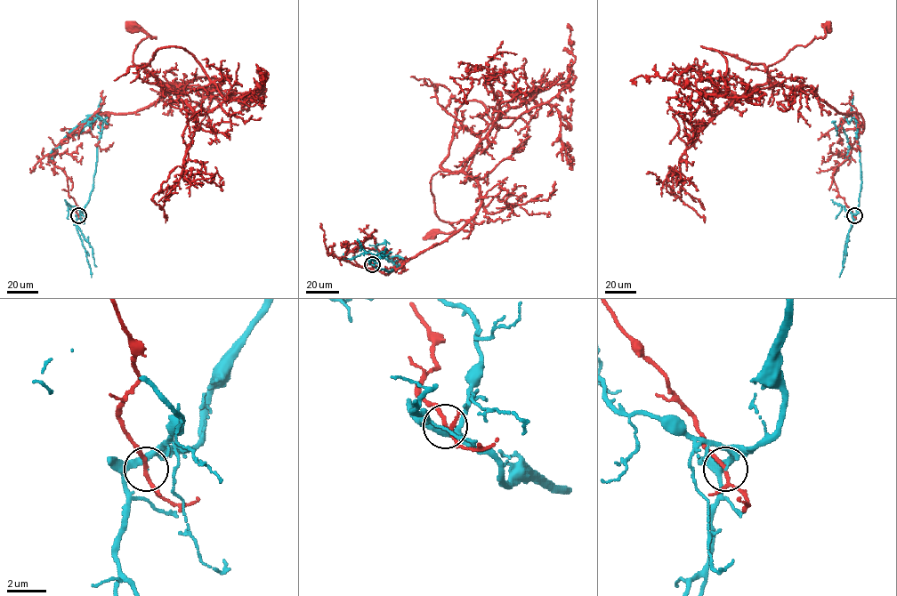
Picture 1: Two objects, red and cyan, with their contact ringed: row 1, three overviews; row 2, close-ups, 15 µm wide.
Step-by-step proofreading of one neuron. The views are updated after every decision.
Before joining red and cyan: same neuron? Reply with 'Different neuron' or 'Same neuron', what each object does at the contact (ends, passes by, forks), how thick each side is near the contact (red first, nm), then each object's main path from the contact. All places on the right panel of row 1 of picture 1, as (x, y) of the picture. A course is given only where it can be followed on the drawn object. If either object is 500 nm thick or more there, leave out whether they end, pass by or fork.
Different neuron. At the ring red forks. At the ring cyan passes by. Thickness 140 nm (red) against 260 nm. Course of red: (854, 215), (832, 175), (863, 117), (769, 82), (767, 67), (823, 37), (827, 25). Course of cyan: (854, 215), (859, 211), (861, 183), (858, 125), (851, 114), (845, 116), (840, 124), (850, 148), (844, 158)

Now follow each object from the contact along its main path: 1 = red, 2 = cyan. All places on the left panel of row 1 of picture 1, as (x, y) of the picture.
1: (77, 215), (53, 149), (98, 114), (132, 114), (180, 88), (134, 64), (136, 46), (156, 37), (133, 25)
2: (77, 215), (92, 189), (101, 132), (97, 114), (66, 136), (52, 150), (52, 158)

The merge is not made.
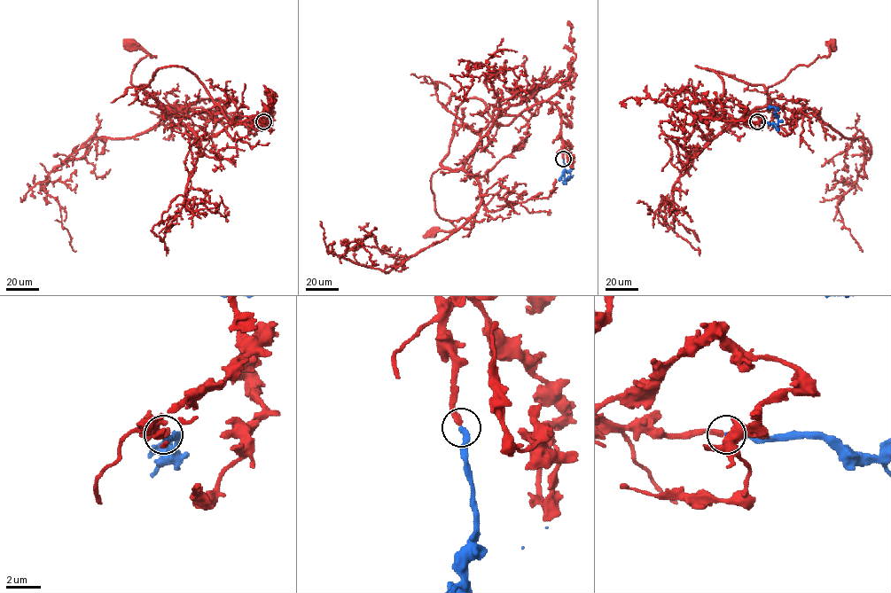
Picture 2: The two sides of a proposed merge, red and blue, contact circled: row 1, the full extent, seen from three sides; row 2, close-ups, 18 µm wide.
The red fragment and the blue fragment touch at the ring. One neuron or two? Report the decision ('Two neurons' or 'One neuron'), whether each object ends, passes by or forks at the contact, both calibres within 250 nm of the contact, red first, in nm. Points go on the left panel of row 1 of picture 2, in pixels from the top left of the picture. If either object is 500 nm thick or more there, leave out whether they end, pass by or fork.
One neuron. At the ring red ends. At the ring blue ends. Thickness 300 nm (red) against 320 nm

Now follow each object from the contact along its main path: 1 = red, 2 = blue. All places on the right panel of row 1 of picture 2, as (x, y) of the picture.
1: (757, 121), (699, 120), (714, 105), (738, 120), (762, 108), (767, 88), (827, 56), (831, 43)
2: (757, 121), (777, 124), (775, 108), (767, 107)

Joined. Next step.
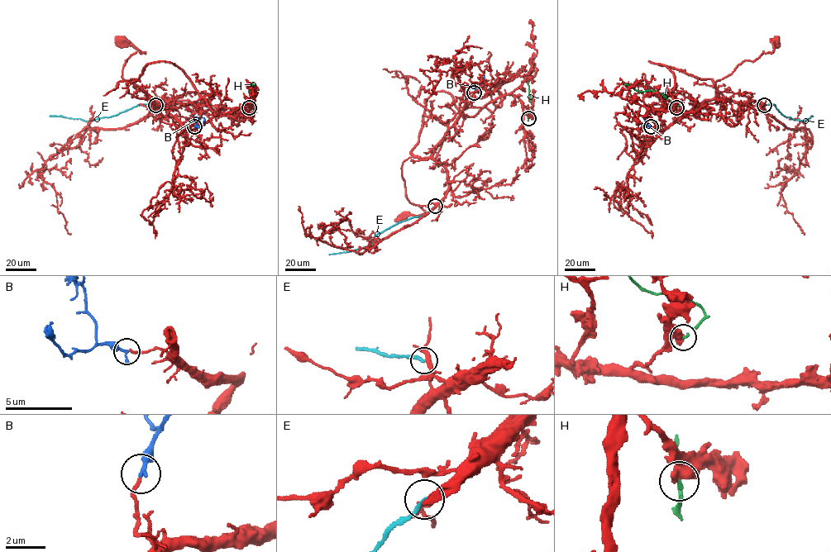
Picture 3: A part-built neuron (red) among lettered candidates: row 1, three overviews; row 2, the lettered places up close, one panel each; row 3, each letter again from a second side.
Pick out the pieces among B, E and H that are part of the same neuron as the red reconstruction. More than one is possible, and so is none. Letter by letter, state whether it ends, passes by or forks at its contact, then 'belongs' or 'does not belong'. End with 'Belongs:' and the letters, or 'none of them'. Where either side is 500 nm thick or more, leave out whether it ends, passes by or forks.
B: it ends | belongs
E: it ends | does not belong
H: does not belong
Belongs: B

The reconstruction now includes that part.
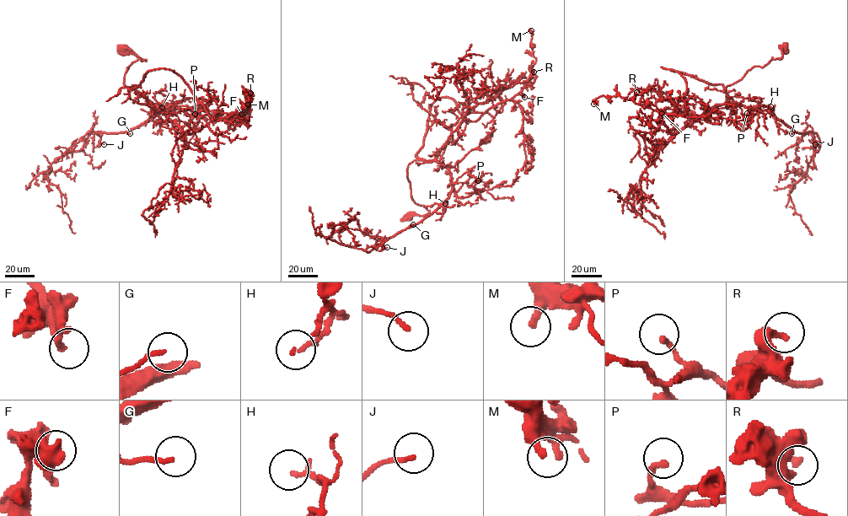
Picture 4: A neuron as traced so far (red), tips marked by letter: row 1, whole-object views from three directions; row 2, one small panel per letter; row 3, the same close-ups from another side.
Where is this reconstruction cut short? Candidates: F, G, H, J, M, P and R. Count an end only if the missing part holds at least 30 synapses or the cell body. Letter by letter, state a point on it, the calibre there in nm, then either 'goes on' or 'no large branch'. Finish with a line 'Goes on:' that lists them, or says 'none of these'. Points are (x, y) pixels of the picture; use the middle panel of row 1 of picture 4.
F: (524, 97) | 360 nm | goes on
G: (413, 224) | 150 nm | no large branch
H: (445, 203) | 170 nm | no large branch
J: (387, 247) | 160 nm | goes on
M: (531, 30) | 300 nm | no large branch
P: (478, 180) | 200 nm | no large branch
R: (534, 72) | 320 nm | no large branch
Goes on: F, J

